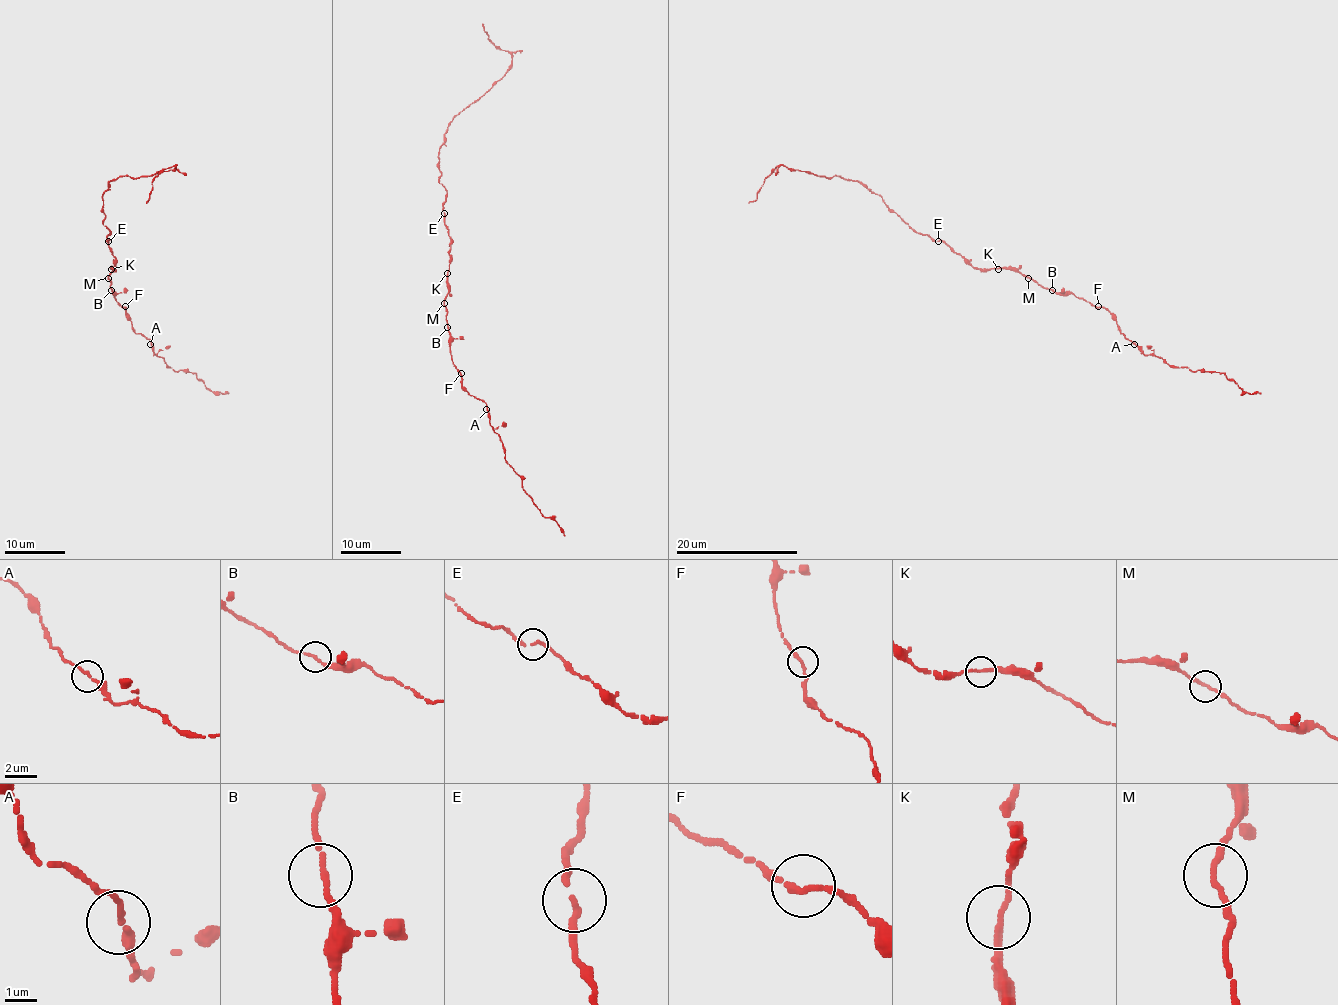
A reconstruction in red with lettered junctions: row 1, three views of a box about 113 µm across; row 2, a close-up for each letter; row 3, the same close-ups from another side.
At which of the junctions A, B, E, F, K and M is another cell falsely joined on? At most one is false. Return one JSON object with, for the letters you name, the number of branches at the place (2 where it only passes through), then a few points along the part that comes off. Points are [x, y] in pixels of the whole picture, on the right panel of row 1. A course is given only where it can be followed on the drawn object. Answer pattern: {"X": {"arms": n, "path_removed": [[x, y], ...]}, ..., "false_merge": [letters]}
{"false_merge": []}

